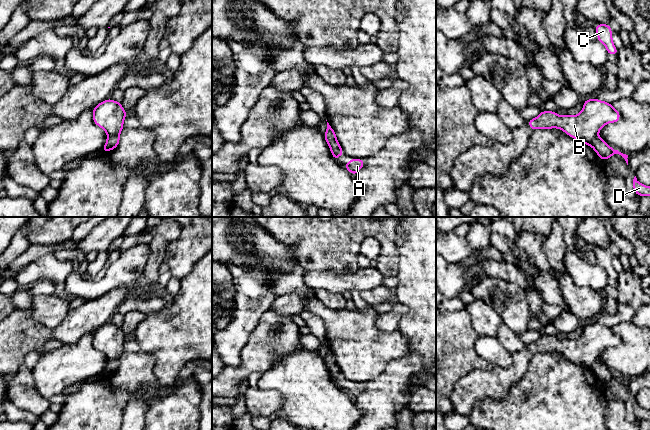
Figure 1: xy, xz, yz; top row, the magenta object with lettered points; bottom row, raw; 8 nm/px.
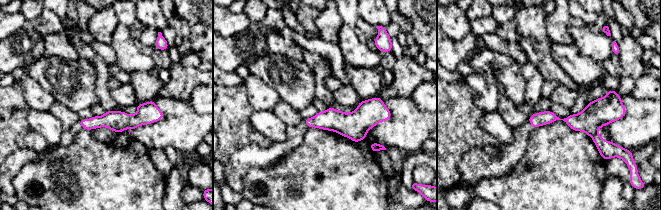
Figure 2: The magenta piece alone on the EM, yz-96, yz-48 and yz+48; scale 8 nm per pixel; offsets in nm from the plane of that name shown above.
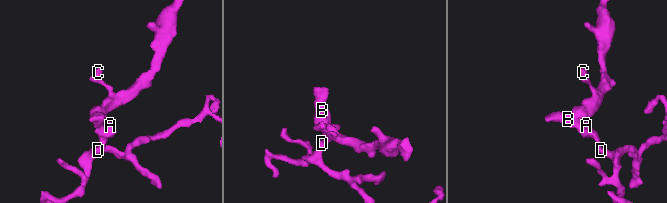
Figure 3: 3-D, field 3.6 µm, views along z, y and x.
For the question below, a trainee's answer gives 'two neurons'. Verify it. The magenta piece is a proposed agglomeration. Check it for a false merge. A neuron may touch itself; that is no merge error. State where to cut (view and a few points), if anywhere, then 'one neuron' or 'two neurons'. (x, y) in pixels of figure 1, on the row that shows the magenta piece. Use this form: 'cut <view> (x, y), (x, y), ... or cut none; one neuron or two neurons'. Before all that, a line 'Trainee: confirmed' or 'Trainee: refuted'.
Trainee: confirmed
cut xy (118, 135), (107, 138); two neurons

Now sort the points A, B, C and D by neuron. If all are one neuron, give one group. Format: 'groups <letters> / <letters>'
groups A D / B C

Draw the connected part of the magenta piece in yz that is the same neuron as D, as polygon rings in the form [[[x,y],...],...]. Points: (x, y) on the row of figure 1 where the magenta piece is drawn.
[[[636,176],[633,179],[632,182],[635,194],[638,196],[650,196],[650,186],[645,186],[643,184],[641,184]]]

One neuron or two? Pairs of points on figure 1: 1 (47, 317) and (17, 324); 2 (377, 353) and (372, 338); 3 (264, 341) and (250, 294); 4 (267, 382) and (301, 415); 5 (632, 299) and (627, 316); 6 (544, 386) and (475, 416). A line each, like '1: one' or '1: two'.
1: two
2: one
3: two
4: one
5: one
6: one

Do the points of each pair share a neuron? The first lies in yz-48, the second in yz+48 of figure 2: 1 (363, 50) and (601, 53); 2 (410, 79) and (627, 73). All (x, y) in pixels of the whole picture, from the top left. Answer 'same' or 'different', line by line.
1: same
2: same

